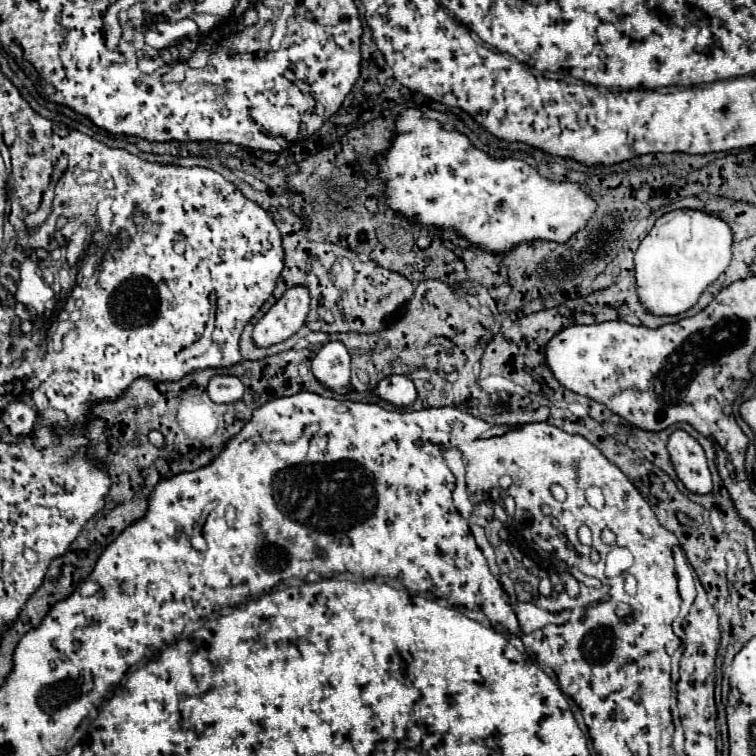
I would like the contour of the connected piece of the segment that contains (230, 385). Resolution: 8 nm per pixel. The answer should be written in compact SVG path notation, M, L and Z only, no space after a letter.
M217 374L209 380L207 392L209 392L209 398L217 404L231 404L243 396L243 384L237 376Z

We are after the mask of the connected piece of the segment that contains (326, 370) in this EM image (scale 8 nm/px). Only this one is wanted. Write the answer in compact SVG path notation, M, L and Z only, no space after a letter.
M327 342L313 358L315 378L335 392L349 392L349 352L341 342Z

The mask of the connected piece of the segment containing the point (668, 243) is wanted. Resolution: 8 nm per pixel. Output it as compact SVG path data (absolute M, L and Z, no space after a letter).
M695 208L663 214L635 252L639 300L657 316L673 316L689 310L701 292L729 266L731 248L733 230L719 214Z

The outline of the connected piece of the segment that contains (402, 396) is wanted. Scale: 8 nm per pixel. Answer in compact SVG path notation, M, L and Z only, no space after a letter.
M389 376L381 380L379 386L375 388L375 394L379 394L381 398L395 406L409 406L417 398L415 386L407 376Z

